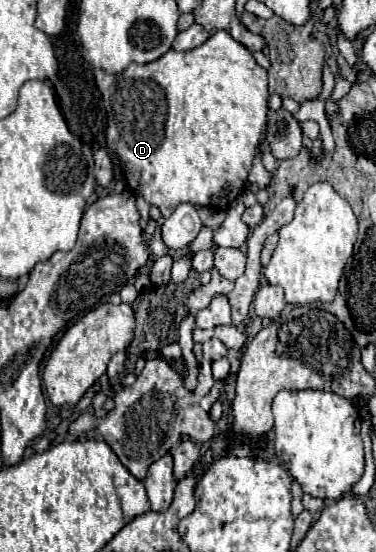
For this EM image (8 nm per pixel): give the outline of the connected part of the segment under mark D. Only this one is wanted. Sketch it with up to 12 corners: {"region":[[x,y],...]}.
{"region":[[225,30],[95,70],[107,146],[163,218],[225,210],[267,70]]}

